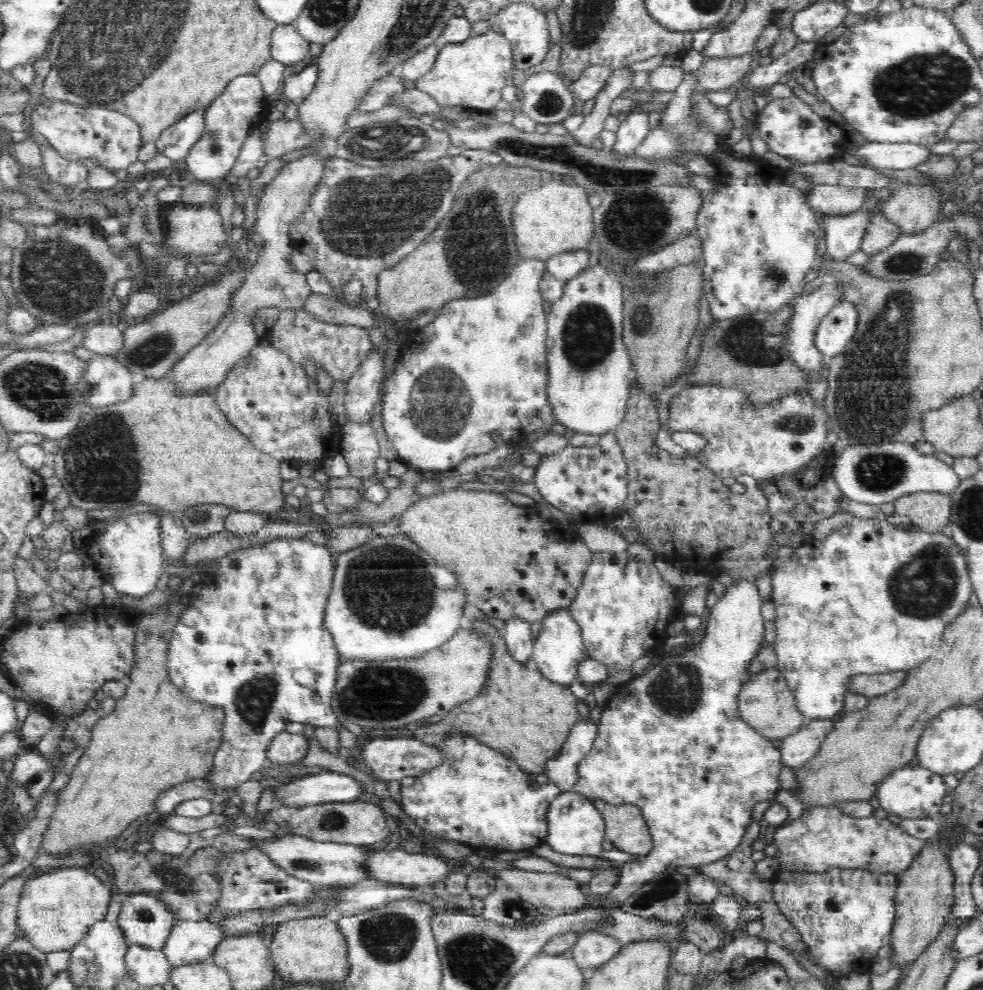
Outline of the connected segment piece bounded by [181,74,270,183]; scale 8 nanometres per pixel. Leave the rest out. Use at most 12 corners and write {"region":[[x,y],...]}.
{"region":[[246,74],[206,108],[181,166],[201,182],[231,172],[270,108]]}

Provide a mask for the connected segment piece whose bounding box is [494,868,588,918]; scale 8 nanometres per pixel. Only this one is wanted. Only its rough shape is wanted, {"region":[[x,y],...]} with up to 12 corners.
{"region":[[495,870],[541,918],[588,906],[579,883],[558,873]]}

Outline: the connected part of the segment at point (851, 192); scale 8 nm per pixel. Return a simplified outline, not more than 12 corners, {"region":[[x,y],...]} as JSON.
{"region":[[820,185],[806,203],[825,216],[858,211],[872,190]]}

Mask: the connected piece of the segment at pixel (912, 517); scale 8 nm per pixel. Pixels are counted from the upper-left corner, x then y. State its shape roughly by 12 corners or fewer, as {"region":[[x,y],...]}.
{"region":[[918,492],[895,513],[928,533],[948,531],[951,496]]}

